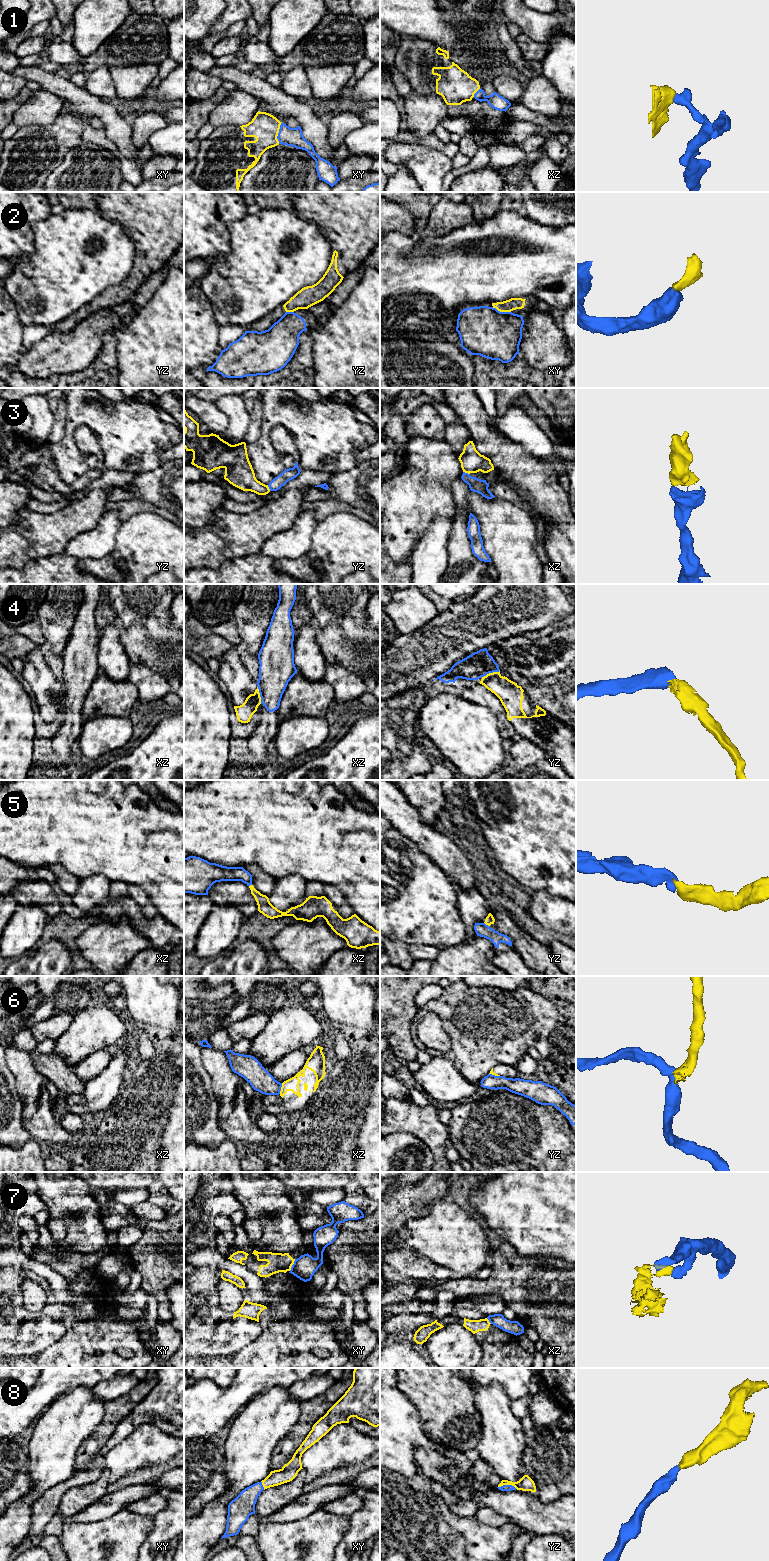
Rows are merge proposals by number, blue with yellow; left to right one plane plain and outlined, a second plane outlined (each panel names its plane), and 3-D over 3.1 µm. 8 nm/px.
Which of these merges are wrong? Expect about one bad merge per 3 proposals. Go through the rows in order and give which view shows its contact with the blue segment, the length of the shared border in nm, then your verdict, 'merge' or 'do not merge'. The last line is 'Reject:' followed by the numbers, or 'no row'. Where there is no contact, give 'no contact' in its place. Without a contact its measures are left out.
1: contact in xy; length 180 nm; do not merge
2: contact in xy; length 160 nm; do not merge
3: contact in yz; length 50 nm; merge
4: contact in yz; length 160 nm; do not merge
5: contact in yz; length 50 nm; merge
6: contact in xz; length 90 nm; do not merge
7: contact in xy; length 110 nm; do not merge
8: contact in yz; length 150 nm; merge
Reject: 1, 2, 4, 6, 7

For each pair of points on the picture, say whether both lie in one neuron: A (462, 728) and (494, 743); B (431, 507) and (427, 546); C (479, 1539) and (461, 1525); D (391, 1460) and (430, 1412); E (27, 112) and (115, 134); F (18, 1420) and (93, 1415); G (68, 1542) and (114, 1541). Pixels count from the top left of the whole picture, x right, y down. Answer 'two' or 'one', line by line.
A: one
B: two
C: one
D: two
E: two
F: two
G: one

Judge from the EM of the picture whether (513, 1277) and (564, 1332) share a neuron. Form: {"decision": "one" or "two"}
{"decision": "one"}

